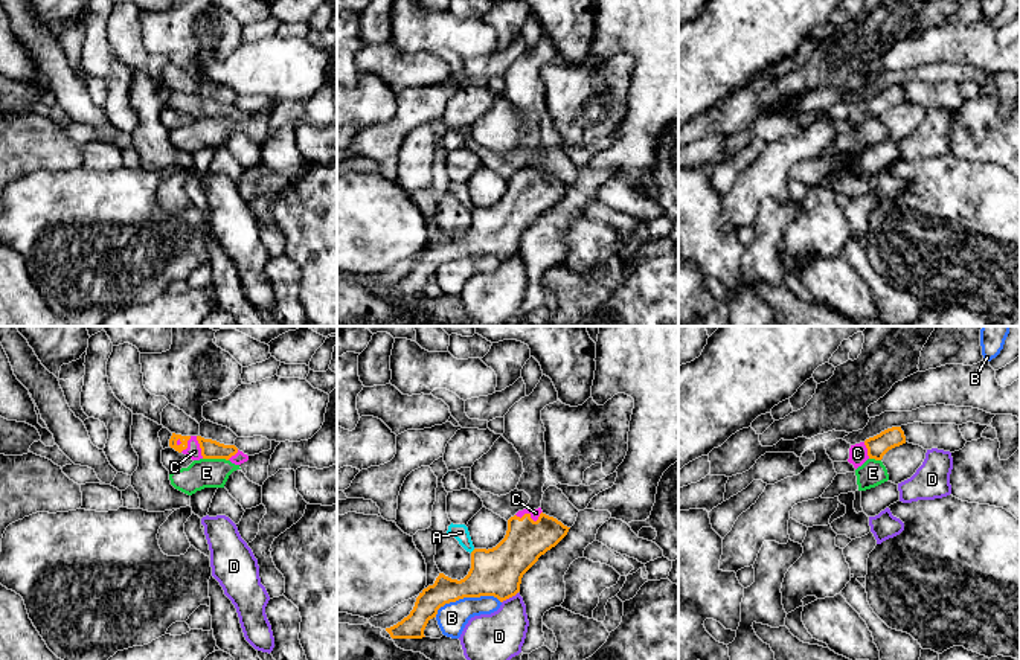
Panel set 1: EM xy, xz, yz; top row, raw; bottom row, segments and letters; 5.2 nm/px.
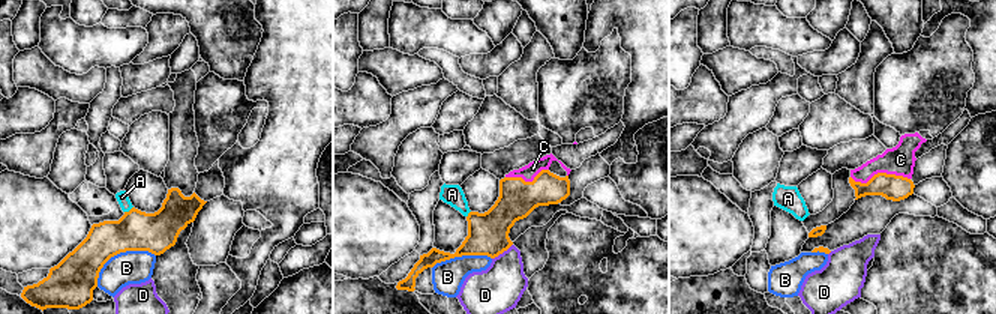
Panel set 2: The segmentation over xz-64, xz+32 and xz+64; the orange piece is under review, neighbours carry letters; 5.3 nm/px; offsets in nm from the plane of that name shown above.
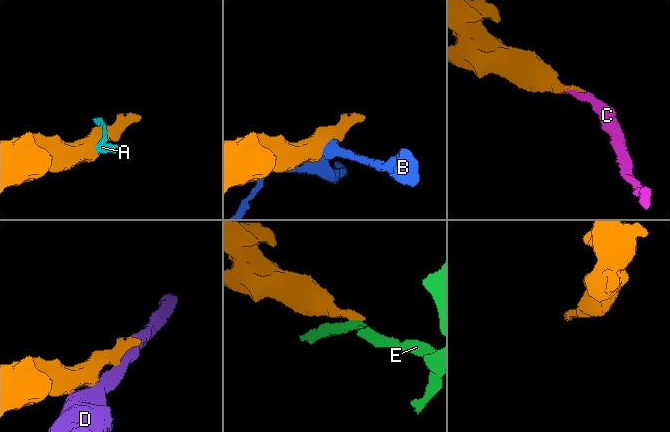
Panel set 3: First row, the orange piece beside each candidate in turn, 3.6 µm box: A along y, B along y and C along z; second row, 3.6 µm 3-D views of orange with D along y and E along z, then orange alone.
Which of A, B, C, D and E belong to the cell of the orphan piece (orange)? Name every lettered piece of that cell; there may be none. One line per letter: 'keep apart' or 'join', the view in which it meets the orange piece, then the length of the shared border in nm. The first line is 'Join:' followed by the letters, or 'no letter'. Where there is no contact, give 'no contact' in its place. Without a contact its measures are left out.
Join: C
A: keep apart; meets orange in xz; contact 40 nm long
B: keep apart; meets orange in xz; contact 360 nm long
C: join; meets orange in xz; contact 150 nm long
D: keep apart; meets orange in xz; contact 110 nm long
E: keep apart; meets orange in xy; contact 140 nm long

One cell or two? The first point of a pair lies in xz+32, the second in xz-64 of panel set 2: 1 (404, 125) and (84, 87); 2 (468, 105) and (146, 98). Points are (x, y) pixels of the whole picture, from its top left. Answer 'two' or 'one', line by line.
1: two
2: one

